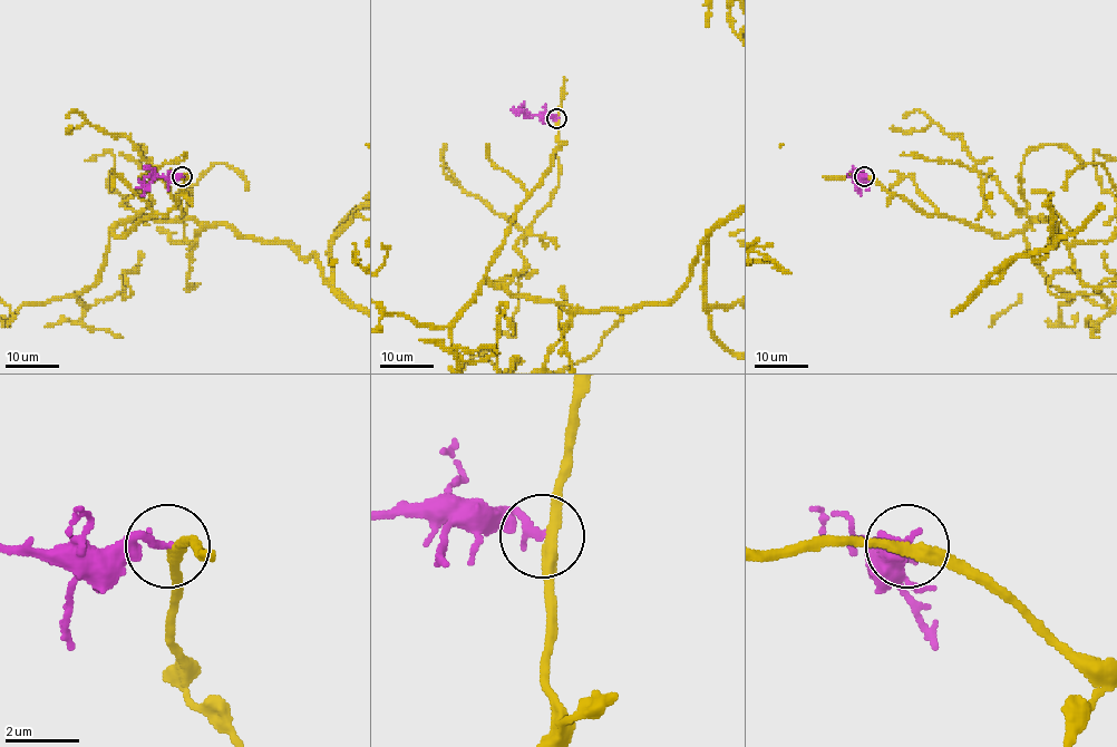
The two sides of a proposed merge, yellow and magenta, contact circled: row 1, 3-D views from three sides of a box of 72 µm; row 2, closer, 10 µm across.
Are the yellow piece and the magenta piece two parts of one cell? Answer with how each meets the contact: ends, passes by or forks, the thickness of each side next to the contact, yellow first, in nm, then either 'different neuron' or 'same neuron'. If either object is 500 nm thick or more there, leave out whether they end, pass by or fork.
yellow passes by; magenta ends there; 300 nm thick on the yellow side, 240 nm on the other; different neuron

